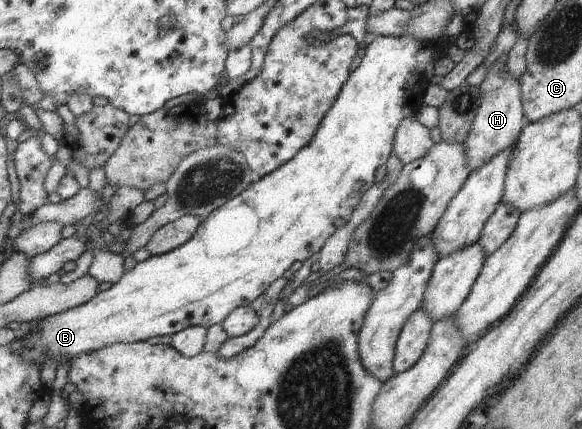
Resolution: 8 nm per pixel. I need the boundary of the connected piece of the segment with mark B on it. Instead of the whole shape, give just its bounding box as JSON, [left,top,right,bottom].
[21,35,438,368]

